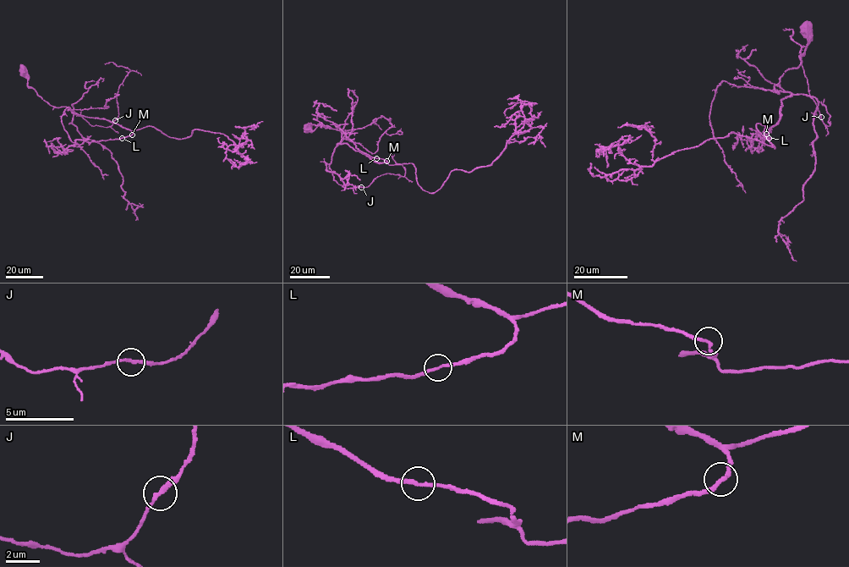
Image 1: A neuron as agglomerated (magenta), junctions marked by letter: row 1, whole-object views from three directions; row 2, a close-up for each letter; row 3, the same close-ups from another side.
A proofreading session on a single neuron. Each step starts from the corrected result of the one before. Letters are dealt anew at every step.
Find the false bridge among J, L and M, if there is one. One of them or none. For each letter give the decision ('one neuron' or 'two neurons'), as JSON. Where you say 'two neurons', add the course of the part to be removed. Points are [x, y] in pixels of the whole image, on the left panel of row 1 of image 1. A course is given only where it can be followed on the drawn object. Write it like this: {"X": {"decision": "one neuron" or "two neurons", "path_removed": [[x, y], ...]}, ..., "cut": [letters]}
{"J": {"decision": "one neuron"}, "L": {"decision": "one neuron"}, "M": {"decision": "one neuron"}, "cut": []}

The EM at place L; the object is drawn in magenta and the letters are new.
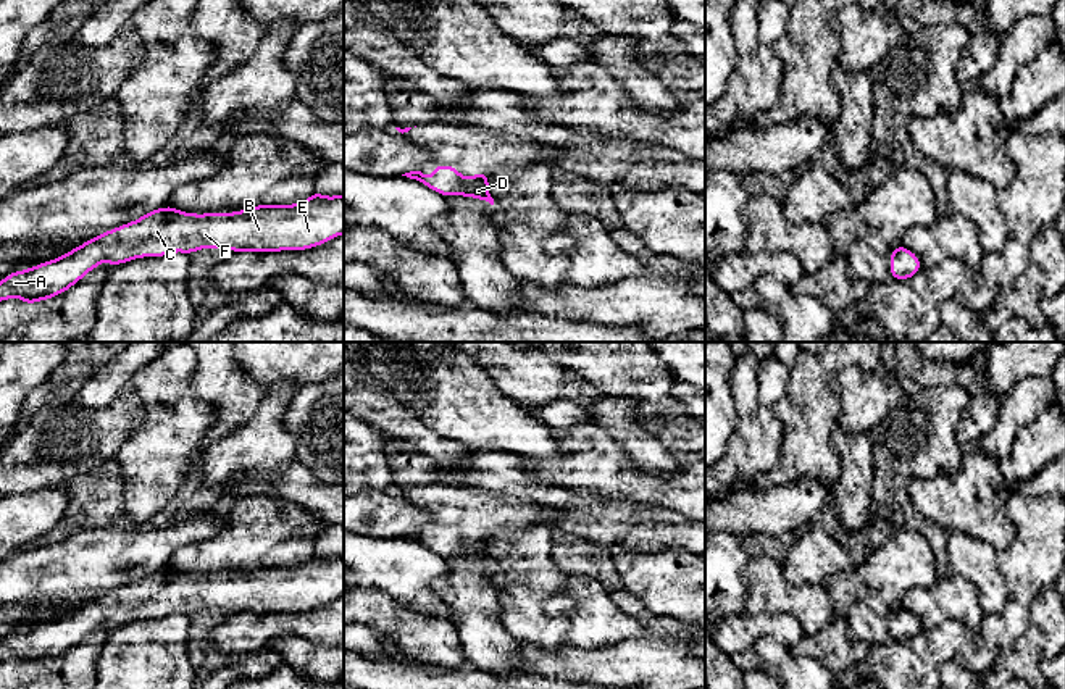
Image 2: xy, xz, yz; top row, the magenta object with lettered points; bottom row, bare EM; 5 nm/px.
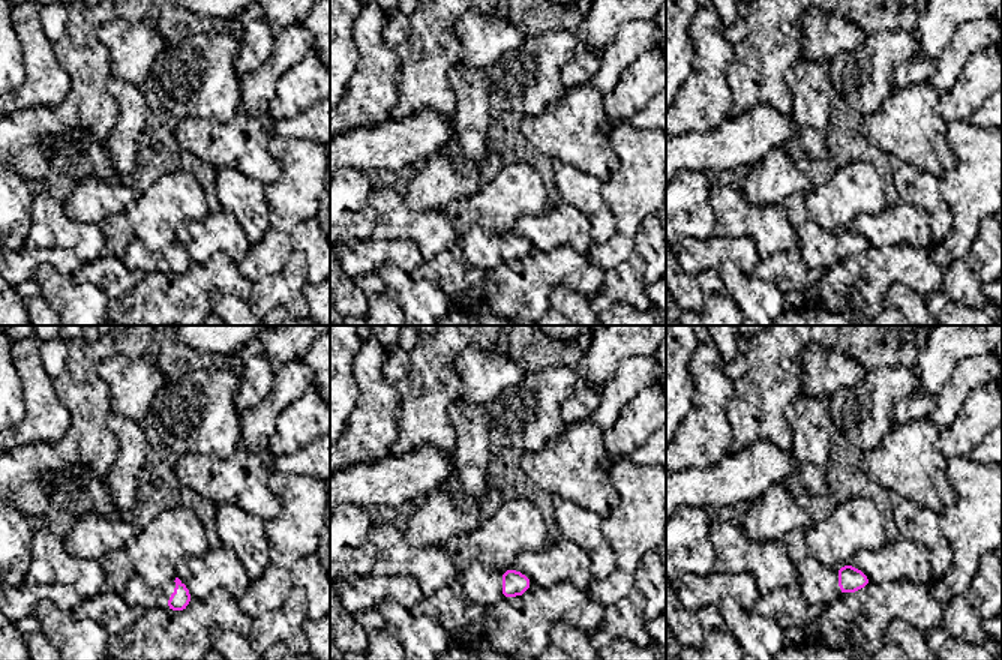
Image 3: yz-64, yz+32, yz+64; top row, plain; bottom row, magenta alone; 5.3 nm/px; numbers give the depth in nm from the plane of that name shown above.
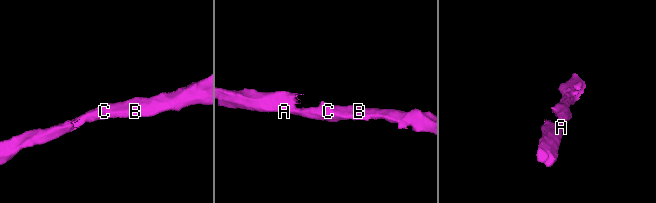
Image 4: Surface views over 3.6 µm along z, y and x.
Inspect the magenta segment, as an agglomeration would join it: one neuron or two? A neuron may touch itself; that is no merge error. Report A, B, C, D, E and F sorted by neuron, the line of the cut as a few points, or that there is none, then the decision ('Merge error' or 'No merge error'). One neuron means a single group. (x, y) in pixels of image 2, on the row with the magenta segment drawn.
Groups: A B C D E F. No split. No merge error

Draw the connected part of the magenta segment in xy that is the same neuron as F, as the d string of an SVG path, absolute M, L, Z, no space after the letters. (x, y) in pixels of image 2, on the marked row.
M316 190L308 200L295 205L261 203L236 213L194 215L166 207L103 232L56 260L24 271L13 271L6 279L0 281L0 302L13 297L23 299L27 305L48 300L68 290L102 261L108 261L113 266L140 257L163 257L173 252L190 255L198 248L228 248L234 252L303 250L340 234L344 234L344 195L324 197Z

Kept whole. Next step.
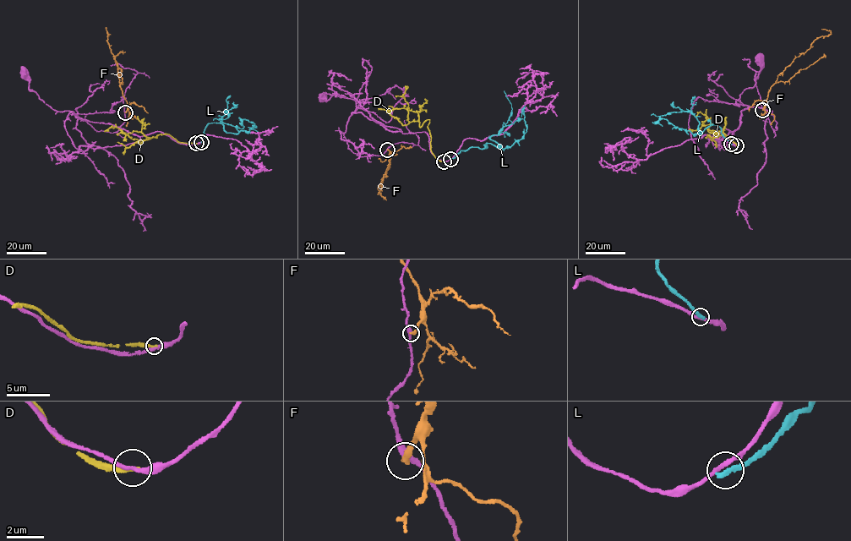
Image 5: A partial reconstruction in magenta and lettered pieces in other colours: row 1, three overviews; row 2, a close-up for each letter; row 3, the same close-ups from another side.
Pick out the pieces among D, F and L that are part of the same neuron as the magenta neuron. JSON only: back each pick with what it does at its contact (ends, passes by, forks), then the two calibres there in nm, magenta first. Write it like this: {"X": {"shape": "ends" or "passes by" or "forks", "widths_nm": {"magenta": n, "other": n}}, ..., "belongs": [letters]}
{"belongs": []}

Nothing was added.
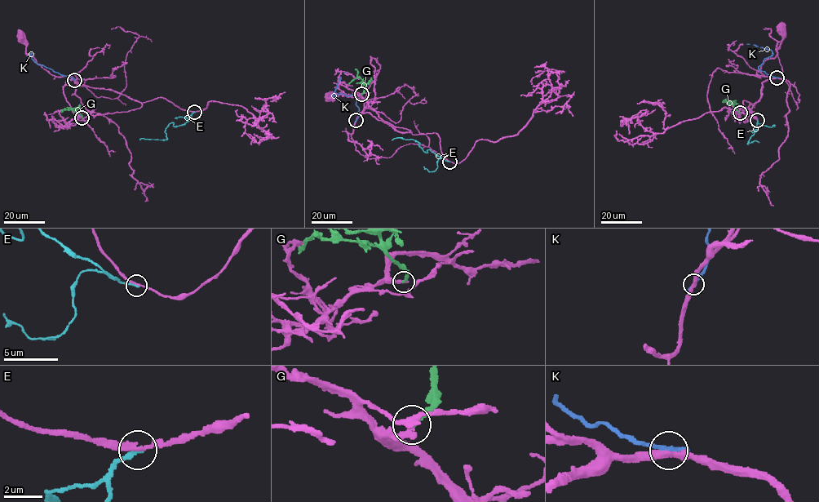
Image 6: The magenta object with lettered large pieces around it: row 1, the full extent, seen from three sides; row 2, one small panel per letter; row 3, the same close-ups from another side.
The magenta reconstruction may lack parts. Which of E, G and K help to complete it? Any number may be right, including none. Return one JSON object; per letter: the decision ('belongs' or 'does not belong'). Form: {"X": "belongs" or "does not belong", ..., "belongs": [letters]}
{"E": "does not belong", "G": "belongs", "K": "does not belong", "belongs": ["G"]}

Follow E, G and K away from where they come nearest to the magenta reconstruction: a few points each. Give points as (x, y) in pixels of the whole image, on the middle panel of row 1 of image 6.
E: (449, 161), (429, 149), (425, 152), (413, 139), (400, 137), (391, 140)
G: (361, 94), (364, 88), (361, 79), (355, 77), (347, 83)
K: (356, 120), (359, 108), (354, 95), (333, 94), (340, 77), (346, 72)

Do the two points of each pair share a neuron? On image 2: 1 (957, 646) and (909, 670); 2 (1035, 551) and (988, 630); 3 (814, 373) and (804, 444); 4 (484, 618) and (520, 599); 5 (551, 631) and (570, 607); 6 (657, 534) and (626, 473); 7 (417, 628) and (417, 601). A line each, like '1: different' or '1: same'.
1: same
2: same
3: same
4: different
5: different
6: different
7: different

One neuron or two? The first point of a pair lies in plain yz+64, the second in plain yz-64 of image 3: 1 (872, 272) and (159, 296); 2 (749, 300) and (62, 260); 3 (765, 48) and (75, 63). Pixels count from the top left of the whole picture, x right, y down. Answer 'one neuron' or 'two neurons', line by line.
1: one neuron
2: two neurons
3: one neuron

